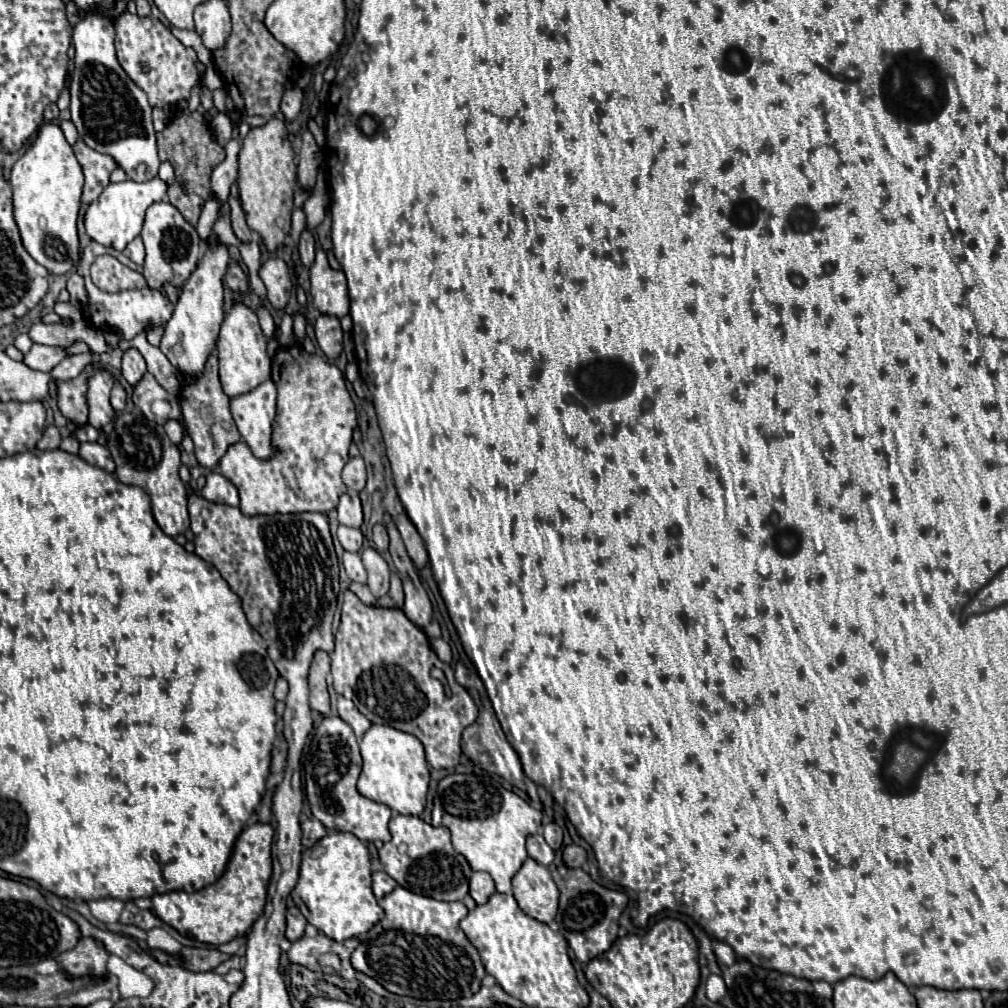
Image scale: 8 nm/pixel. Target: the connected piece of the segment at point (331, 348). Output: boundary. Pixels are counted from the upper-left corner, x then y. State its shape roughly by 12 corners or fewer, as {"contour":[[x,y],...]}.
{"contour":[[320,314],[314,330],[330,360],[342,352],[342,328],[336,316]]}

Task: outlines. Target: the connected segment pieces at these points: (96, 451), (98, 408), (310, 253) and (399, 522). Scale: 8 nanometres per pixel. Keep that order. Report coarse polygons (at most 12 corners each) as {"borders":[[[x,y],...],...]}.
{"borders":[[[98,442],[80,444],[78,456],[114,472],[110,452]],[[98,370],[88,378],[88,424],[112,422],[114,376]],[[308,230],[300,234],[298,252],[304,268],[314,262],[314,238]],[[406,514],[394,518],[408,556],[422,570],[428,564],[424,542]]]}

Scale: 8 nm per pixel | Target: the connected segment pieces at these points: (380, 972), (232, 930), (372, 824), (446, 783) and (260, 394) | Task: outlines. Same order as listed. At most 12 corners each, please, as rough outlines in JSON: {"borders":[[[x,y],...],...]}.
{"borders":[[[396,886],[352,966],[394,994],[458,1000],[486,970],[462,902]],[[244,828],[222,878],[156,894],[156,916],[220,946],[264,914],[274,828]],[[326,716],[304,762],[326,828],[388,842],[392,810],[358,794],[352,728]],[[442,778],[432,826],[448,828],[496,890],[528,858],[542,812],[490,778]],[[274,382],[230,400],[242,440],[270,458]]]}

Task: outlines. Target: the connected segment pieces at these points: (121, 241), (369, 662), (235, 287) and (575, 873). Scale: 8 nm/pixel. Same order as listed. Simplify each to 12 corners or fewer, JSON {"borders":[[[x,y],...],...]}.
{"borders":[[[108,184],[84,214],[86,234],[124,250],[168,184]],[[346,590],[336,692],[456,768],[478,708],[400,608]],[[236,262],[228,264],[226,286],[232,292],[248,290],[248,276]],[[582,868],[552,872],[560,934],[578,962],[612,946],[628,896]]]}

